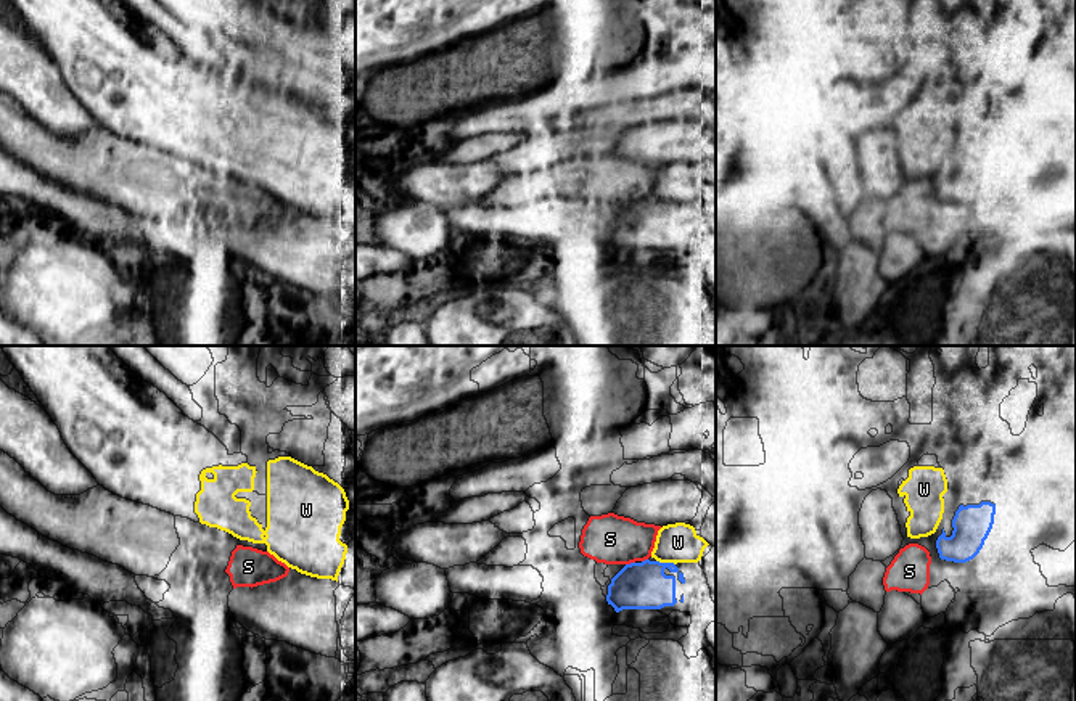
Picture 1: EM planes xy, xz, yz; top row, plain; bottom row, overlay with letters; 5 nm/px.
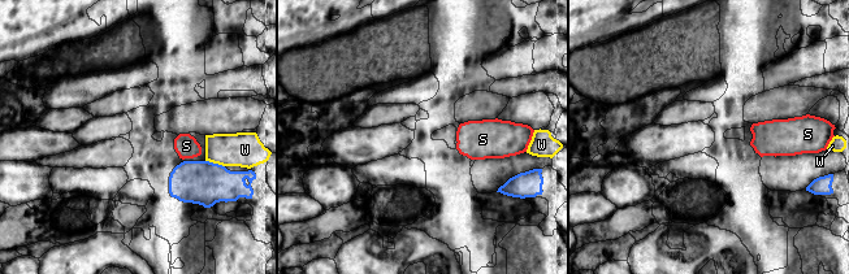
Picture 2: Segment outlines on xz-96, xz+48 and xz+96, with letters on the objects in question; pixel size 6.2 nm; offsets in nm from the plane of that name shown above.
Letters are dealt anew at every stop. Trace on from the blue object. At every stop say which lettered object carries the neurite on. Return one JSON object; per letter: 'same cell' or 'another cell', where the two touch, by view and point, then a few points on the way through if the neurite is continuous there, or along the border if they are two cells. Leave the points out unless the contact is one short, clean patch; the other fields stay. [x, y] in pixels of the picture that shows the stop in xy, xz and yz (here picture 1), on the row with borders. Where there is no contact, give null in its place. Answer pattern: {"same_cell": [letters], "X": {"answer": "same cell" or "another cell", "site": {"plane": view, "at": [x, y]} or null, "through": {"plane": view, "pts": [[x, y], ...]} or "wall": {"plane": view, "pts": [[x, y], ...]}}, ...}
{"same_cell": [], "S": {"answer": "another cell", "site": {"plane": "xz", "at": [631, 563]}, "wall": {"plane": "xz", "pts": [[634, 561], [626, 565]]}}, "W": {"answer": "another cell", "site": {"plane": "xz", "at": [666, 563]}}}

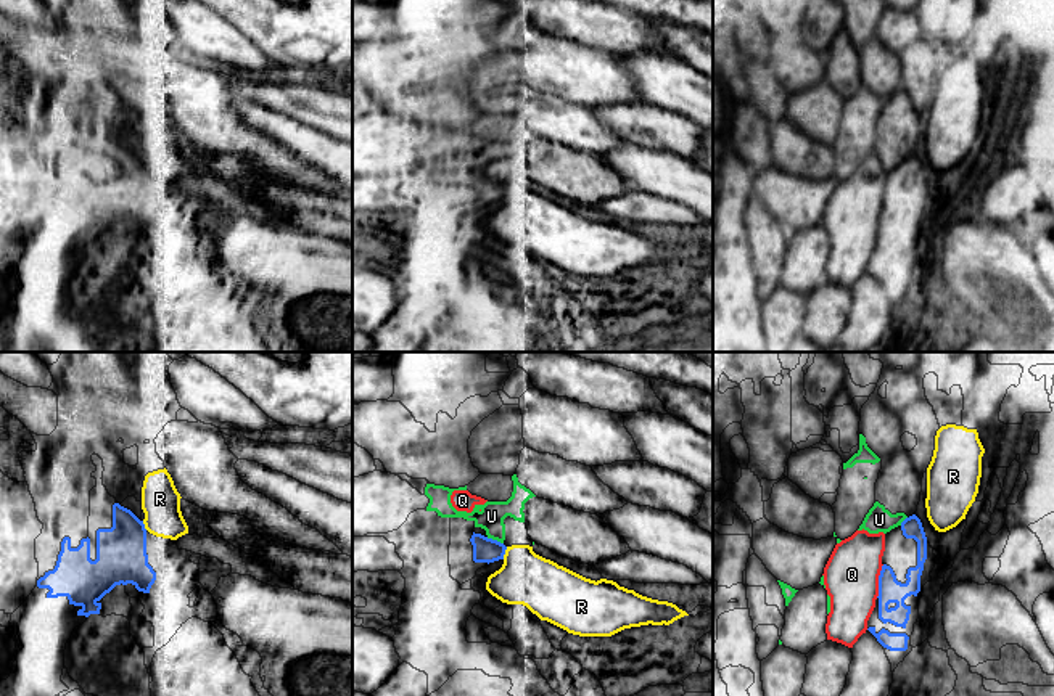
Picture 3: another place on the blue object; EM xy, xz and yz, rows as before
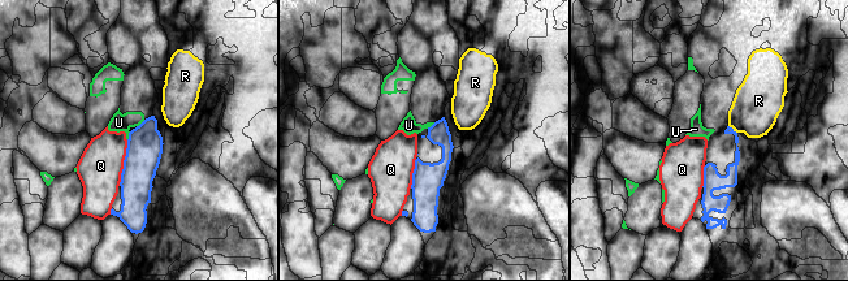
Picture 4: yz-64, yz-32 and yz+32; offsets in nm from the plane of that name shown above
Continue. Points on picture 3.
{"same_cell": [], "Q": {"answer": "another cell", "site": {"plane": "yz", "at": [879, 581]}}, "R": {"answer": "another cell", "site": {"plane": "xz", "at": [504, 553]}}, "U": {"answer": "another cell", "site": {"plane": "xz", "at": [494, 540]}}}

